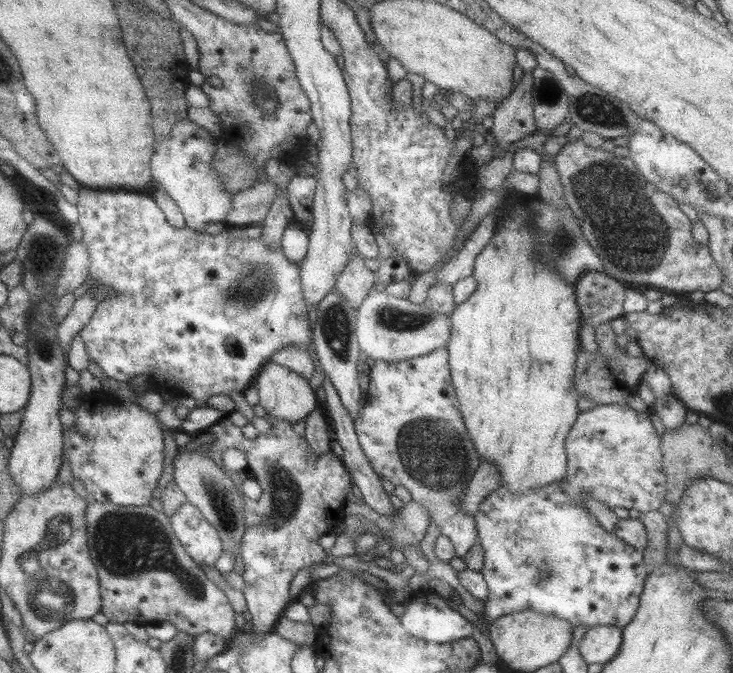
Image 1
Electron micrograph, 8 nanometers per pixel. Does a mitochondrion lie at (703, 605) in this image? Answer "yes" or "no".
no

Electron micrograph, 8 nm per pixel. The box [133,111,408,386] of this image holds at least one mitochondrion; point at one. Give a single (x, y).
(334, 323)

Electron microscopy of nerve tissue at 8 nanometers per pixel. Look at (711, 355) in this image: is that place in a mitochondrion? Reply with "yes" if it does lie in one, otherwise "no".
no

